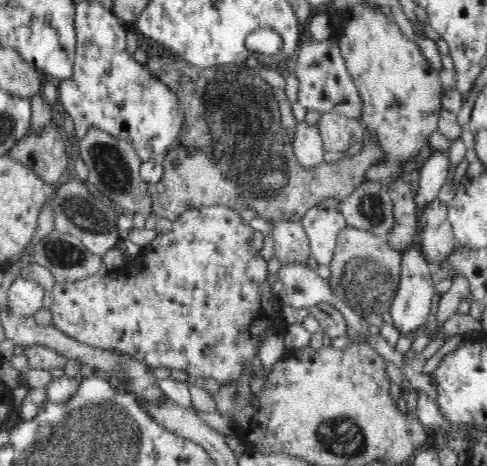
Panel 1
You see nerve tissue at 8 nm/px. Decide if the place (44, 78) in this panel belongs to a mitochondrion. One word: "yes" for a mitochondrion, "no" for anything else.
no

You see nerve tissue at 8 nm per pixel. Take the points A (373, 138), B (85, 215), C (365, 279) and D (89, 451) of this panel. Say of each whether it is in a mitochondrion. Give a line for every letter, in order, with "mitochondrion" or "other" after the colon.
A: other
B: mitochondrion
C: mitochondrion
D: mitochondrion

